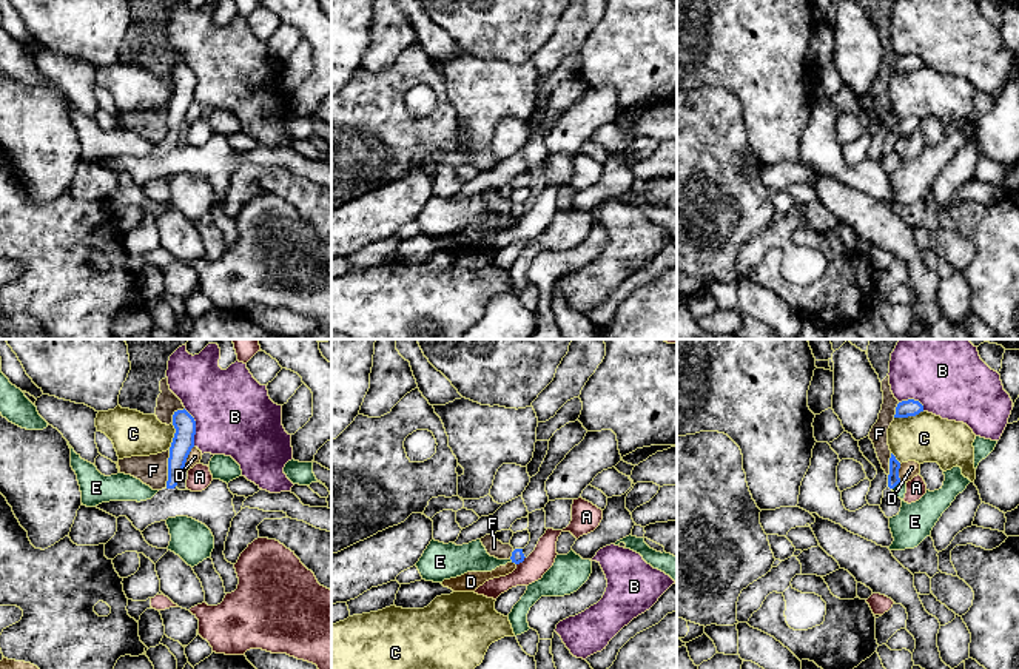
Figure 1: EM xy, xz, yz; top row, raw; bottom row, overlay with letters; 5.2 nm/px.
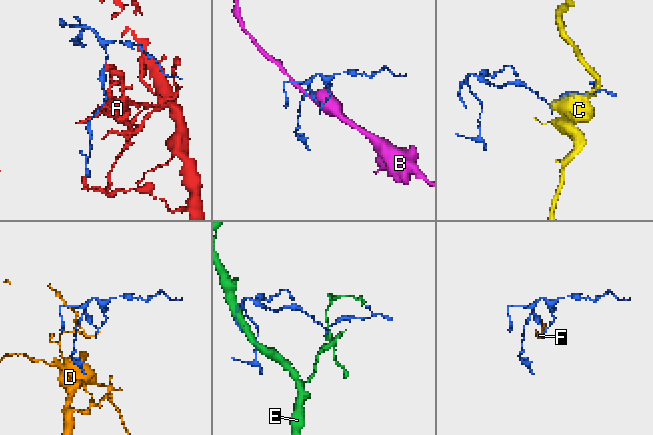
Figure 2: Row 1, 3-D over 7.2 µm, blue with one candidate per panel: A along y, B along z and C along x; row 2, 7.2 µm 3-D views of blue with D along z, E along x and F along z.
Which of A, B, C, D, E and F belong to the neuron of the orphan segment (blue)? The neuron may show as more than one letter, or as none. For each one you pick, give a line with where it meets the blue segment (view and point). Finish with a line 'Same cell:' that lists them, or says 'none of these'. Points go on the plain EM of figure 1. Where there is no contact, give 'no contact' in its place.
Same cell: none of these

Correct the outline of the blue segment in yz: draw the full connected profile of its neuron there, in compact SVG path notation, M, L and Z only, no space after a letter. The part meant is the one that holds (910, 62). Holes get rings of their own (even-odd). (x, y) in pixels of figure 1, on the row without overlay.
M908 54L897 59L894 72L916 71L920 66L923 66L923 60L919 55Z

